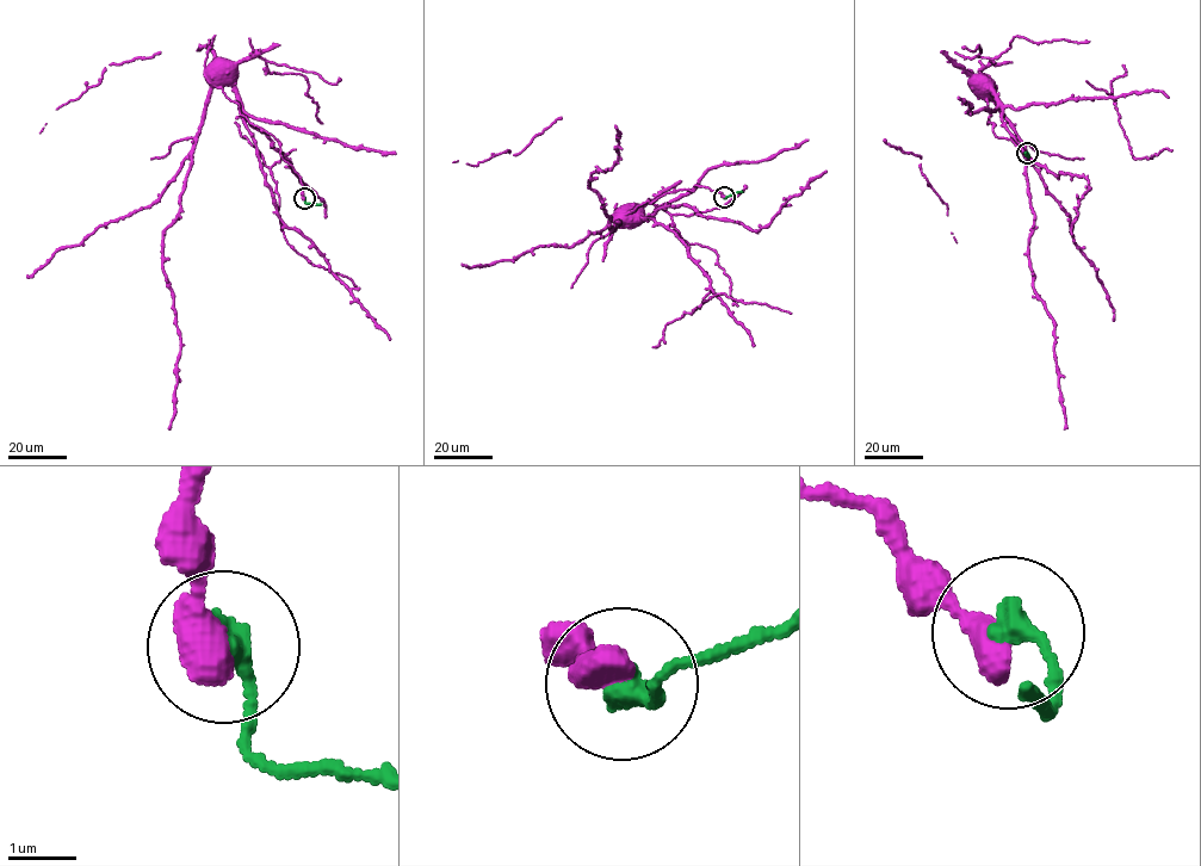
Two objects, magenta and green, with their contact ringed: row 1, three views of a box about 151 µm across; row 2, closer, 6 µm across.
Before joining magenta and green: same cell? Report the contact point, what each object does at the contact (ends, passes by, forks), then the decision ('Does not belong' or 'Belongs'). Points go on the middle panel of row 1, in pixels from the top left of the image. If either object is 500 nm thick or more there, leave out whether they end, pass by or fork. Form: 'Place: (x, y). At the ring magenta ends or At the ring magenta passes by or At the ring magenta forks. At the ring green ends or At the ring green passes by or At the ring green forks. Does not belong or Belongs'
Place: (724, 197). Belongs

